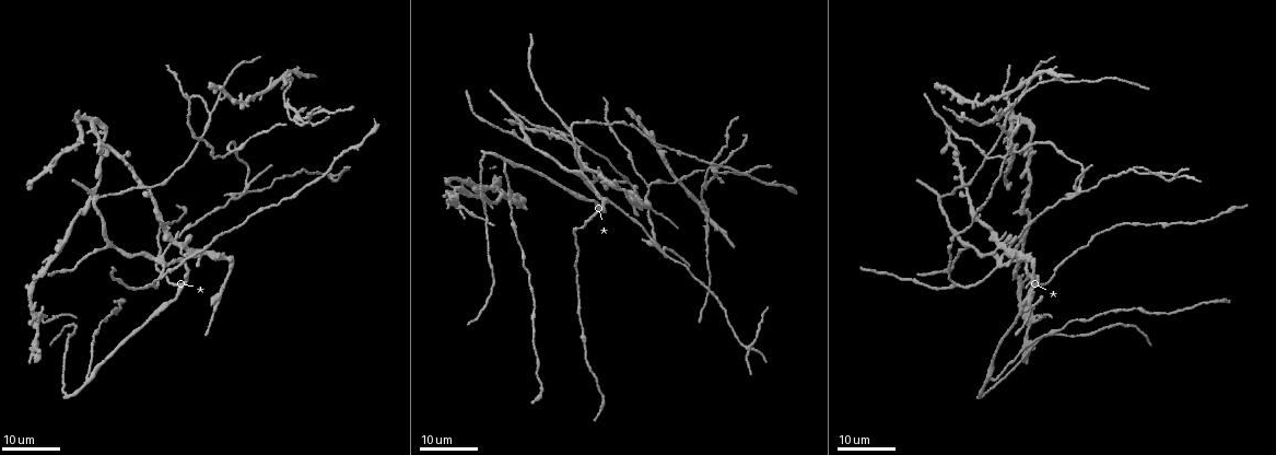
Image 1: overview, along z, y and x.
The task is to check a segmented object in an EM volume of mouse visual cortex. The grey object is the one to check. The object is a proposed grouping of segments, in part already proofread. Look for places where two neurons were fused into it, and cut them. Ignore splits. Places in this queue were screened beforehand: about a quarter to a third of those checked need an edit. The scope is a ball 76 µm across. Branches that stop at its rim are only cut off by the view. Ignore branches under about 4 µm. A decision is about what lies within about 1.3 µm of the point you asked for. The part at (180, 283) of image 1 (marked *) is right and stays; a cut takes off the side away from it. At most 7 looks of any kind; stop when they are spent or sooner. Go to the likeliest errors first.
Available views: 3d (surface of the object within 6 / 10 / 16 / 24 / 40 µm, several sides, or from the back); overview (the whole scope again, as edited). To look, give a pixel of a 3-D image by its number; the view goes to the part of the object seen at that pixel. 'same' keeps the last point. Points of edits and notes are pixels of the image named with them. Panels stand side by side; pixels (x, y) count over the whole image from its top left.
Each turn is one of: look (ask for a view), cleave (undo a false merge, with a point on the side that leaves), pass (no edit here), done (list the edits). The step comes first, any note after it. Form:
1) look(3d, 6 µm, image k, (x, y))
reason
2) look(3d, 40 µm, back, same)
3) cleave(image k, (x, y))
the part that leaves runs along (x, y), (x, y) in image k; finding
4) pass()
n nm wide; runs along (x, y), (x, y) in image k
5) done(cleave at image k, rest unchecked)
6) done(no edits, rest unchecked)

look(3d, 24 µm, image 1, (665, 252))
four-way junction

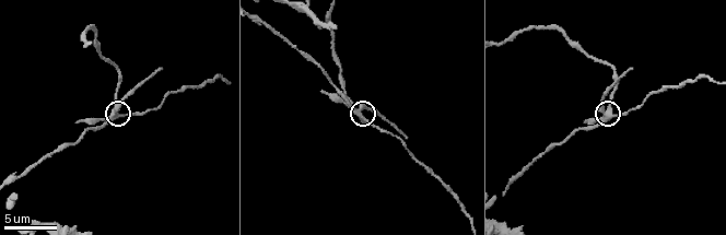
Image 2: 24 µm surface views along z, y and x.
look(3d, 6 µm, image 2, (362, 115))

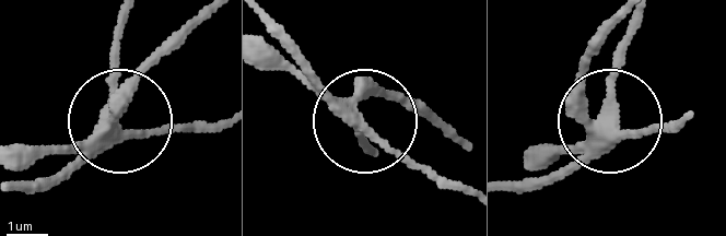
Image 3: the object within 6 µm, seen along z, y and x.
cleave(image 3, (126, 84))
310 nm wide; the part that leaves runs along (95, 130), (207, 19) in image 3; a second neuron is stuck on

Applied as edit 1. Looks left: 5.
look(overview)

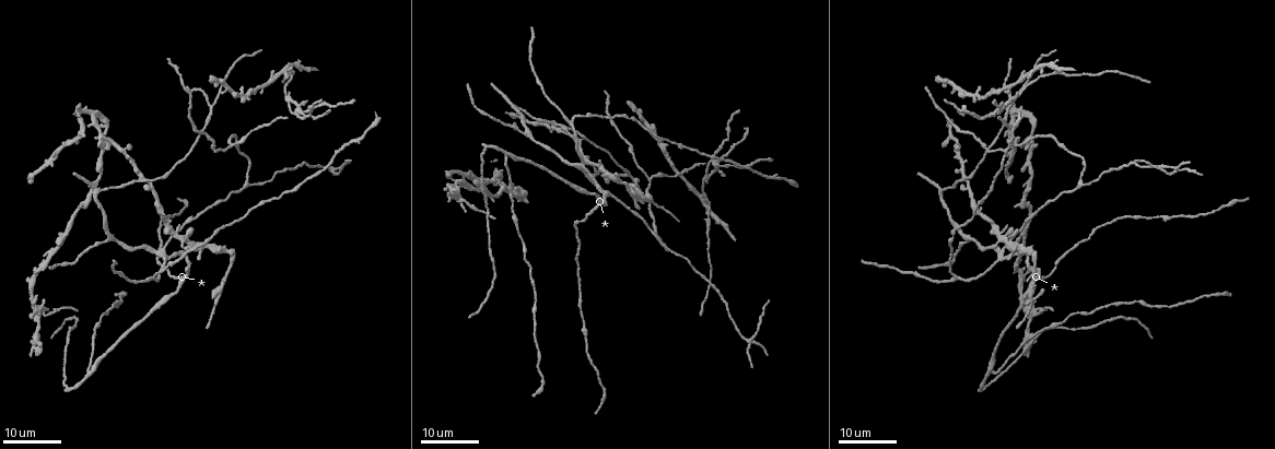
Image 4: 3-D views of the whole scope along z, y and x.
look(3d, 24 µm, image 4, (750, 340))
four-way junction

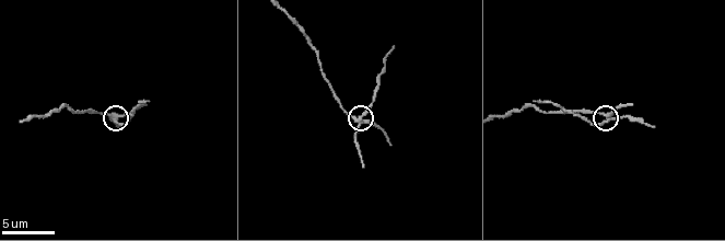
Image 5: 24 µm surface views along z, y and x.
look(3d, 6 µm, image 5, (608, 119))

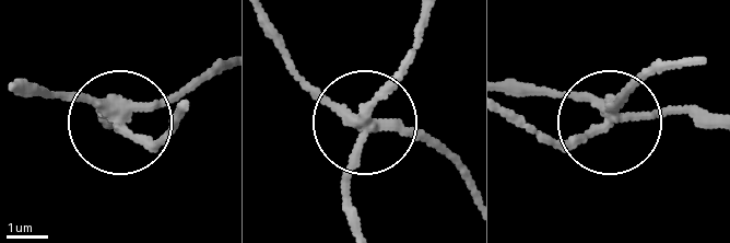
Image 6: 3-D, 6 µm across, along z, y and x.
cleave(image 6, (151, 141))
260 nm wide; the part that leaves runs along (115, 122), (150, 139), (178, 115) in image 6; two neurons meet here

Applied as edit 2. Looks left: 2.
look(3d, 24 µm, image 4, (504, 155))
three arms meet

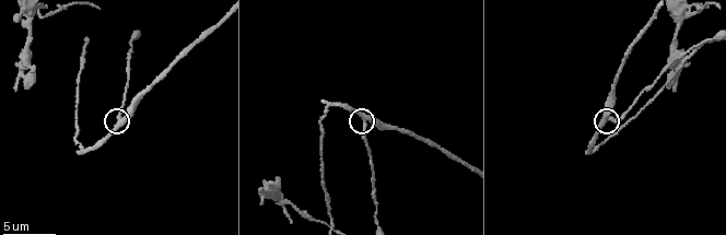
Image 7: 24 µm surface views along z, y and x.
look(3d, 10 µm, image 7, (119, 119))

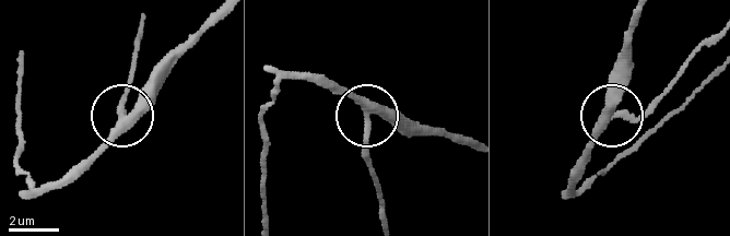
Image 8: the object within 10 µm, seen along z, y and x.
pass()
320 nm wide; all the same neuron

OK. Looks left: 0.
done(cleave at image 3, cleave at image 6, rest unchecked)

